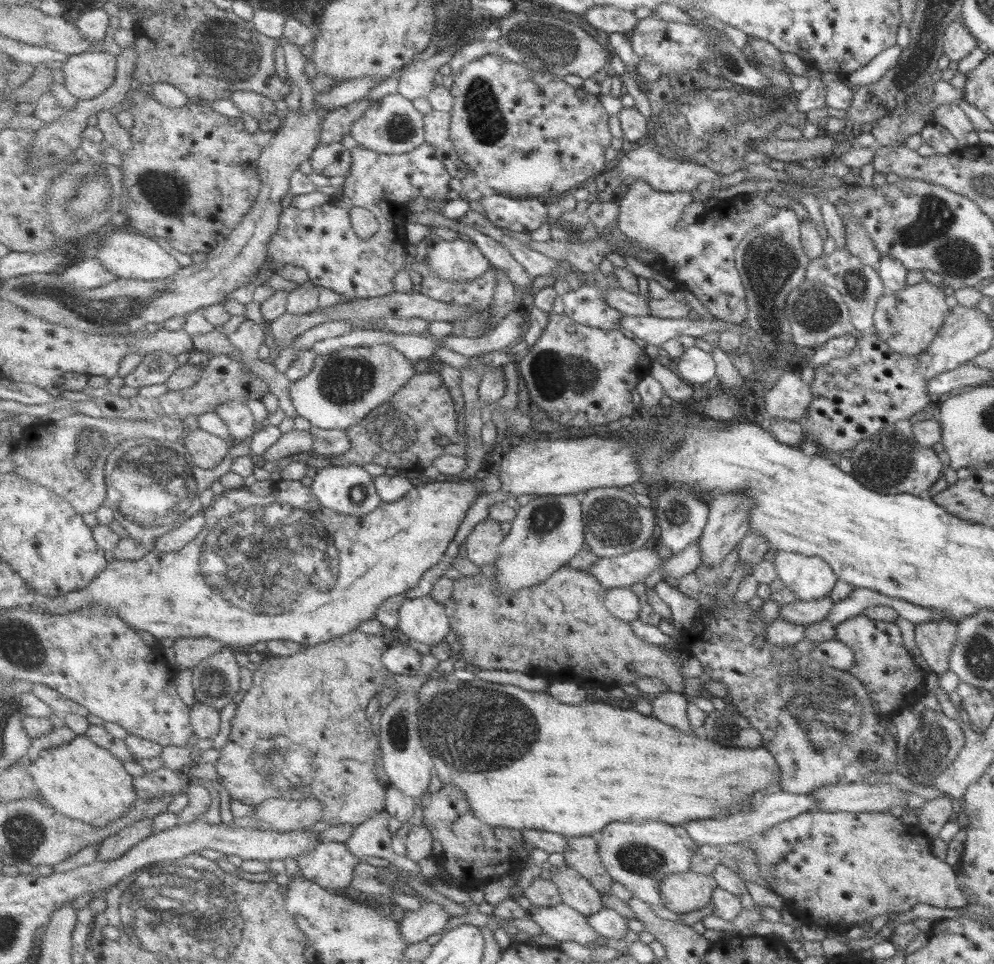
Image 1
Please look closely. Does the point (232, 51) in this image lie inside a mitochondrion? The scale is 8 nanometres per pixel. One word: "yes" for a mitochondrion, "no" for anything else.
yes

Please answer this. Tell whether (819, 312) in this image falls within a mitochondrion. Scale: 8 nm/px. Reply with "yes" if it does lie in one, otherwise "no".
yes

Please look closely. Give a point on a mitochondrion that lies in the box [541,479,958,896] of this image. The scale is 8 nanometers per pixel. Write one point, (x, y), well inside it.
(828, 714)

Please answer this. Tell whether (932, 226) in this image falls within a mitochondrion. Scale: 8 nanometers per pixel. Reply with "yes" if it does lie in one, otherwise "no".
yes

